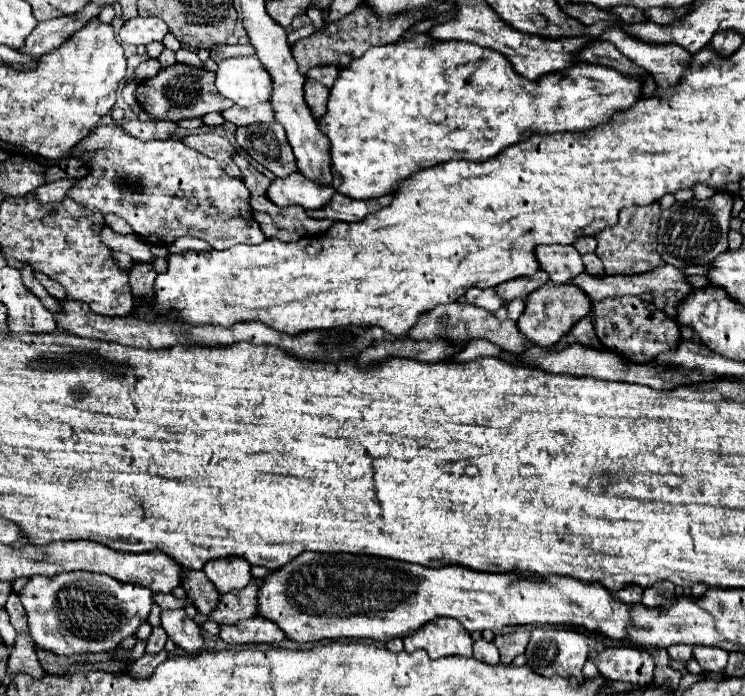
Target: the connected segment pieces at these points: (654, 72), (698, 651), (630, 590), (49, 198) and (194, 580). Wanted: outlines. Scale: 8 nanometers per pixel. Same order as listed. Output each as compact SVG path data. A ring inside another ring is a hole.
M607 28L601 40L609 40L621 54L645 68L661 88L675 86L691 60L691 54L677 44L643 44L641 40L631 40L631 36L619 32L619 28Z
M693 648L693 658L699 662L703 672L721 672L729 654L721 648Z
M625 586L623 590L615 592L613 596L617 600L621 600L623 604L637 604L637 602L641 602L641 594L643 594L641 586Z
M57 180L57 182L49 182L43 184L41 188L35 190L35 196L47 204L47 202L59 202L67 196L67 190L71 190L75 186L75 180Z
M183 570L181 586L187 592L187 598L193 600L193 606L201 614L209 614L215 608L215 604L219 602L219 592L211 584L211 580L207 580L203 570L199 570L199 572Z

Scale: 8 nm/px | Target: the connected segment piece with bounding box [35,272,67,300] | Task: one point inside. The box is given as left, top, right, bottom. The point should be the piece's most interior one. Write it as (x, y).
(56, 290)

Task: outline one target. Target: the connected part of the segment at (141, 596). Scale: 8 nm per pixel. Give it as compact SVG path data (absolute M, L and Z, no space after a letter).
M65 572L65 574L55 574L51 578L47 576L33 576L29 578L29 582L25 584L25 588L19 592L19 598L23 602L23 608L27 612L27 618L29 618L29 632L35 640L35 644L39 648L45 648L45 650L51 650L55 654L63 654L63 656L71 656L71 654L85 654L85 652L109 652L113 650L121 640L125 640L127 636L133 636L137 632L137 628L147 620L149 612L151 612L151 606L153 606L153 592L139 586L139 584L119 584L119 580L107 576L107 574L93 574L93 572Z

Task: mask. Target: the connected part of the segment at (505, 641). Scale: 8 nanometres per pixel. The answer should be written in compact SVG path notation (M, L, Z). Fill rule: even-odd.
M505 632L505 634L495 634L493 644L499 650L501 664L511 664L515 656L525 652L525 646L529 642L529 632Z

